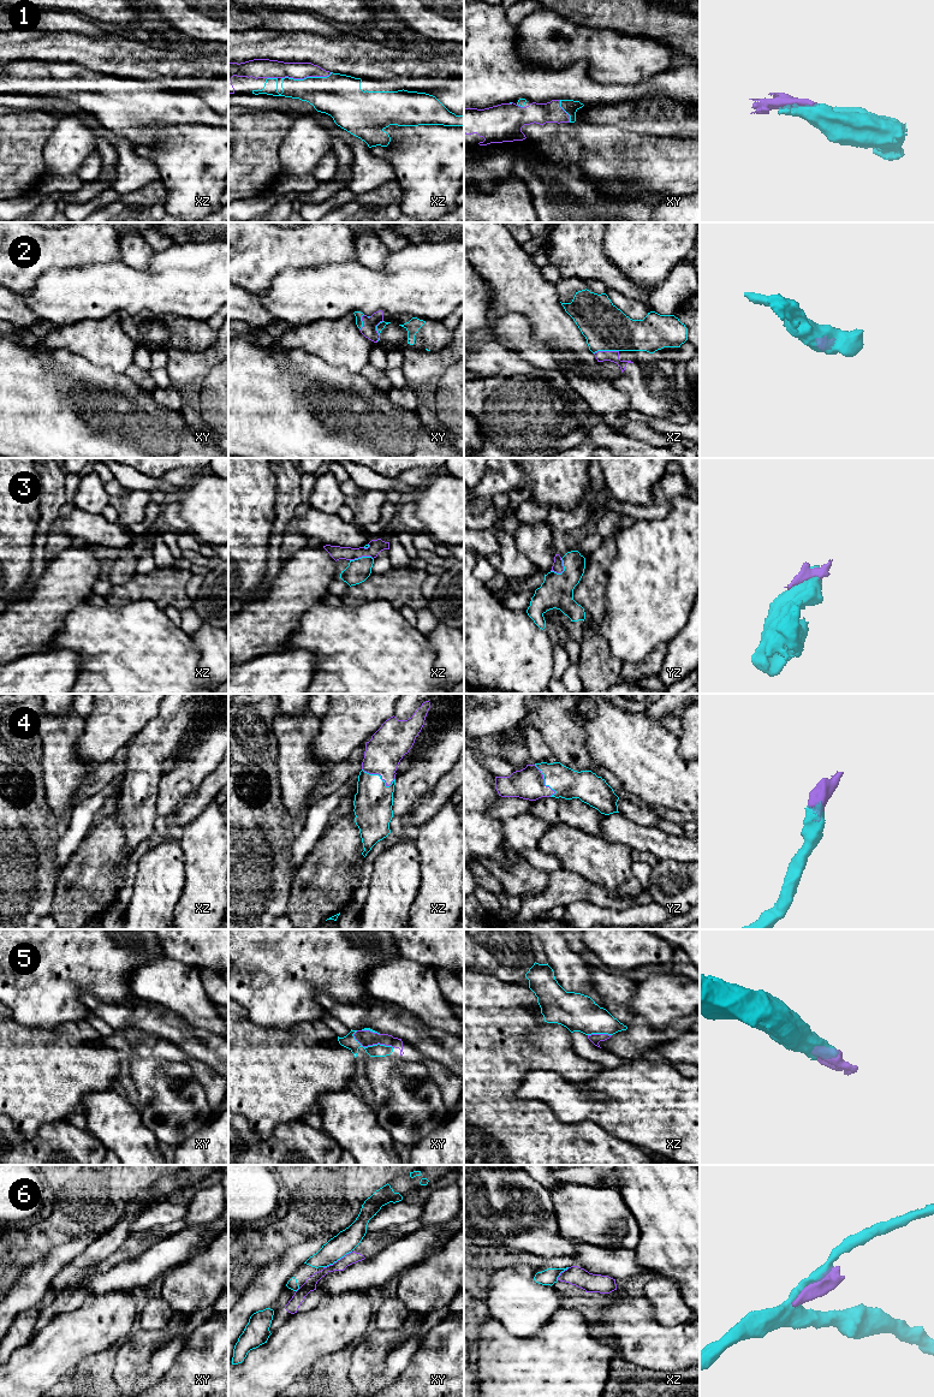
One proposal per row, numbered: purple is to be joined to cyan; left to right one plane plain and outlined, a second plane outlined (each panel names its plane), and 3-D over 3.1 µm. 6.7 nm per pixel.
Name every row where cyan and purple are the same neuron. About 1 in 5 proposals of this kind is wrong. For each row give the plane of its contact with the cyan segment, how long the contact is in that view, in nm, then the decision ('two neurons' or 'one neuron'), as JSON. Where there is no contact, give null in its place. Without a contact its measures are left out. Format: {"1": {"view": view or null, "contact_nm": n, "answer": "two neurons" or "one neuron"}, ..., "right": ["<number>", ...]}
{"1": {"view": "xz", "contact_nm": 340, "answer": "one neuron"}, "2": {"view": "xz", "contact_nm": 170, "answer": "one neuron"}, "3": {"view": "yz", "contact_nm": 120, "answer": "one neuron"}, "4": {"view": "xz", "contact_nm": 240, "answer": "one neuron"}, "5": {"view": "xy", "contact_nm": 300, "answer": "one neuron"}, "6": {"view": "xy", "contact_nm": 220, "answer": "two neurons"}, "right": ["1", "2", "3", "4", "5"]}

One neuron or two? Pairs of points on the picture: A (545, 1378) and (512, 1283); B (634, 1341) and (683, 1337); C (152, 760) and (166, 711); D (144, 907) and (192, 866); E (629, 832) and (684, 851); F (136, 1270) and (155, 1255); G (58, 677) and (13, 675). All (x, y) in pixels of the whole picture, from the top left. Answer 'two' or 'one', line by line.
A: one
B: one
C: one
D: two
E: one
F: one
G: one

